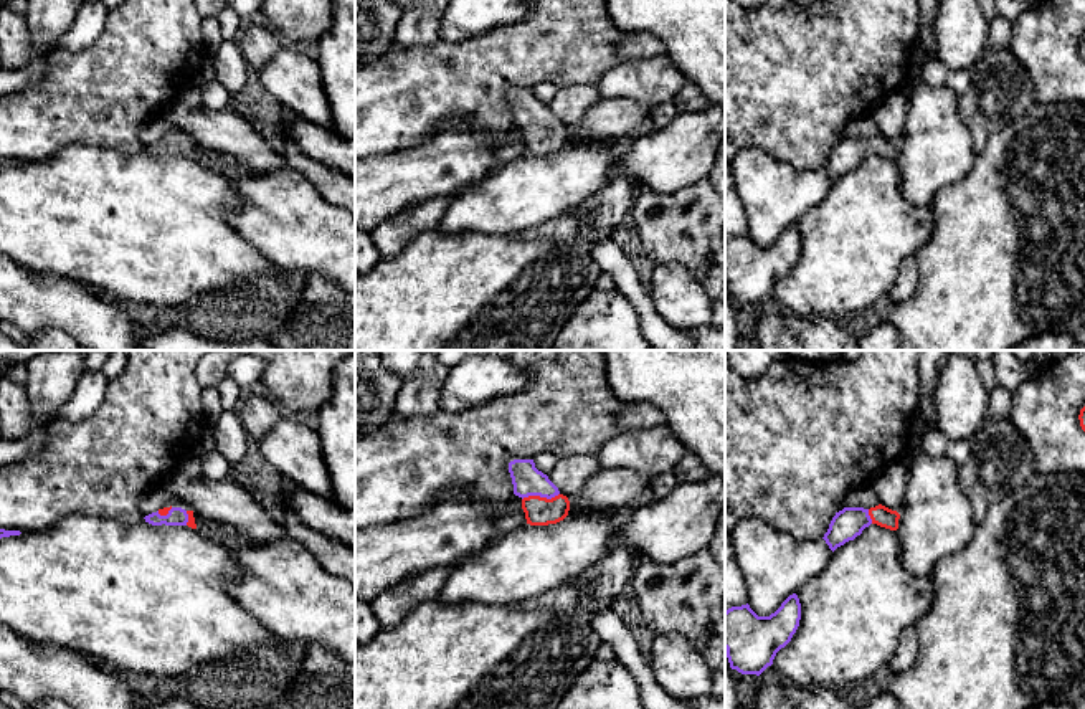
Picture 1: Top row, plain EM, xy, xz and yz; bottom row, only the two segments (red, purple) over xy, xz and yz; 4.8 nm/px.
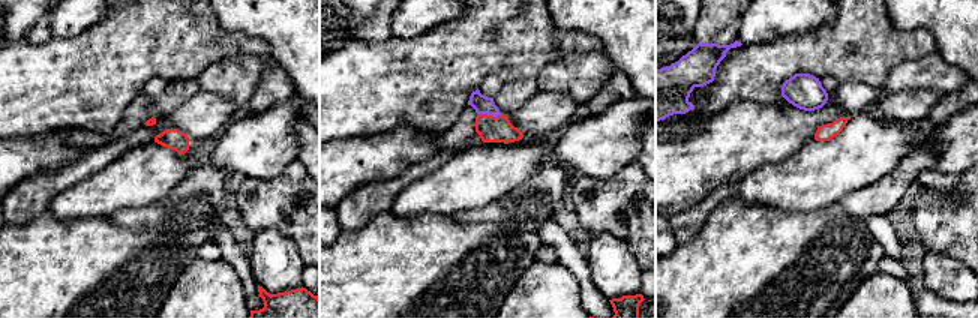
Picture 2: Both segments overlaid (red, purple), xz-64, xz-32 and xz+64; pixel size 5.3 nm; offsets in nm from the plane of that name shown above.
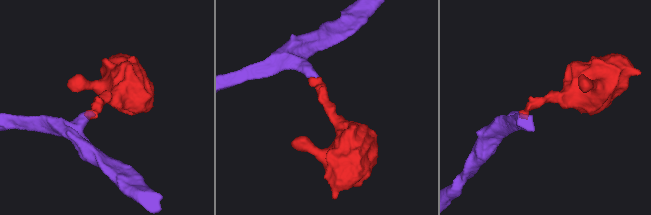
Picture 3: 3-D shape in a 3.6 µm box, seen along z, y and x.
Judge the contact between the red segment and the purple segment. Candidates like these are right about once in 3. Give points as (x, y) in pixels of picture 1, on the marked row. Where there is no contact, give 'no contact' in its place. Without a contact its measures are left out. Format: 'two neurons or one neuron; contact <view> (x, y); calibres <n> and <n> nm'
one neuron; contact xz (540, 498); calibres 140 and 150 nm

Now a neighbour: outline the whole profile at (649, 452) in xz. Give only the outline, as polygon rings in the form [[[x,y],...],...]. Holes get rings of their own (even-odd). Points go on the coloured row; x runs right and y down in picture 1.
[[[664,423],[609,440],[596,458],[603,469],[624,468],[654,478],[675,466],[685,453],[687,448]]]

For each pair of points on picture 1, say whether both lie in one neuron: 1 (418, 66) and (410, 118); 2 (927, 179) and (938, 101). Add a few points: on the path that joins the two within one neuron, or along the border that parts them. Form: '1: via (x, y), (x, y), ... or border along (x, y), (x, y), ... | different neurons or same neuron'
1: via (418, 80), (410, 91), (410, 104) | same neuron
2: via (930, 159), (935, 152), (935, 121) | same neuron

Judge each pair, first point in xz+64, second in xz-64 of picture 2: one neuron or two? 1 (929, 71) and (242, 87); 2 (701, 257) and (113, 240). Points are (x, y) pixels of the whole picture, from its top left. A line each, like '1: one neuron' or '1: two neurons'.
1: one neuron
2: one neuron

